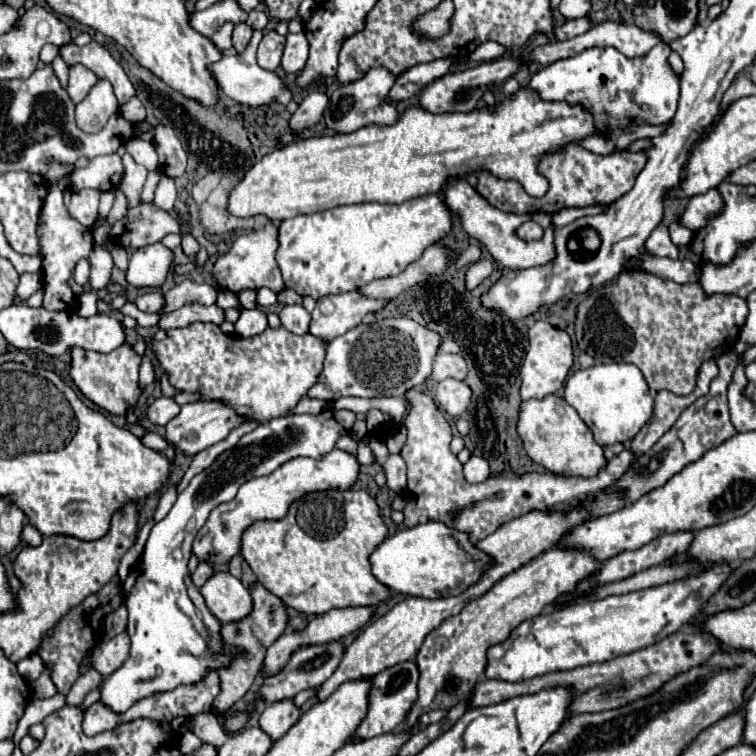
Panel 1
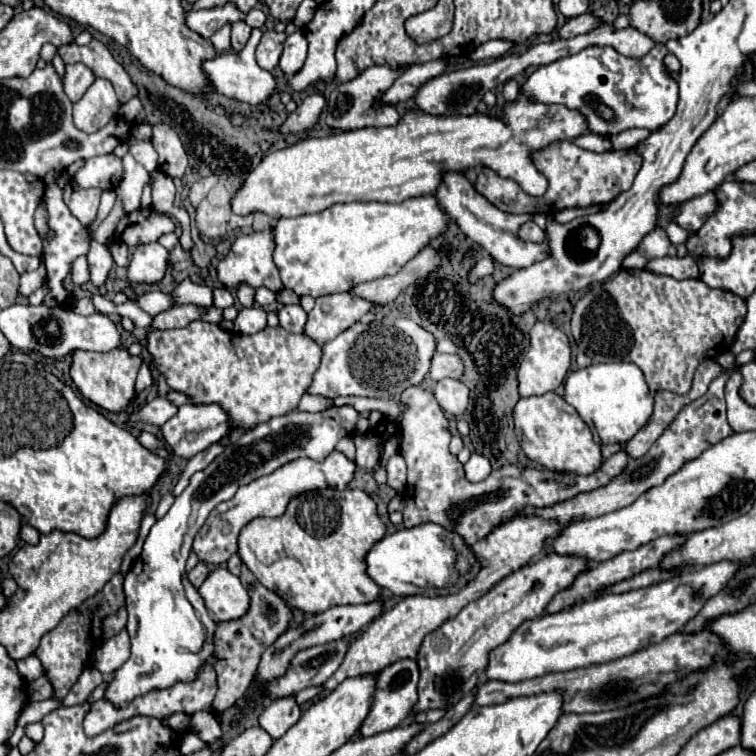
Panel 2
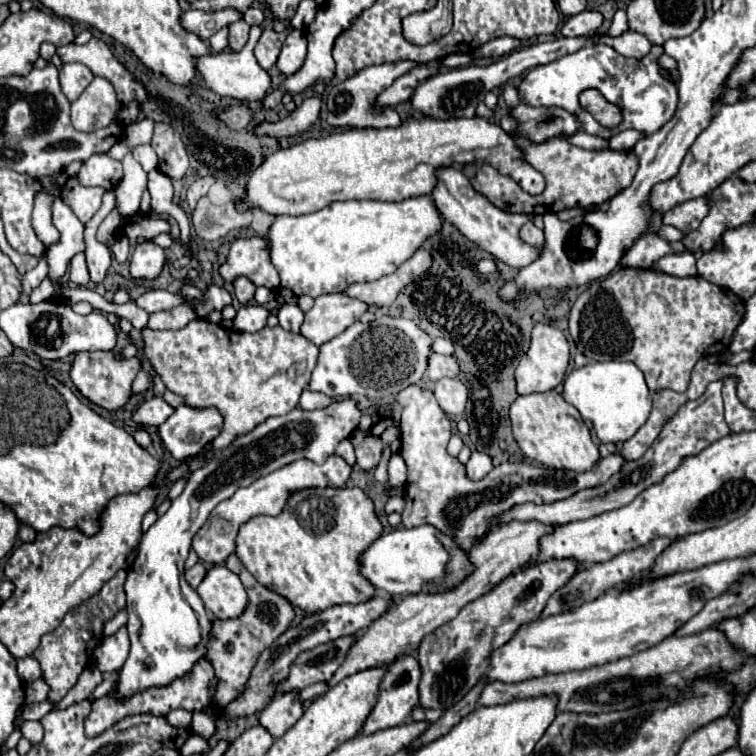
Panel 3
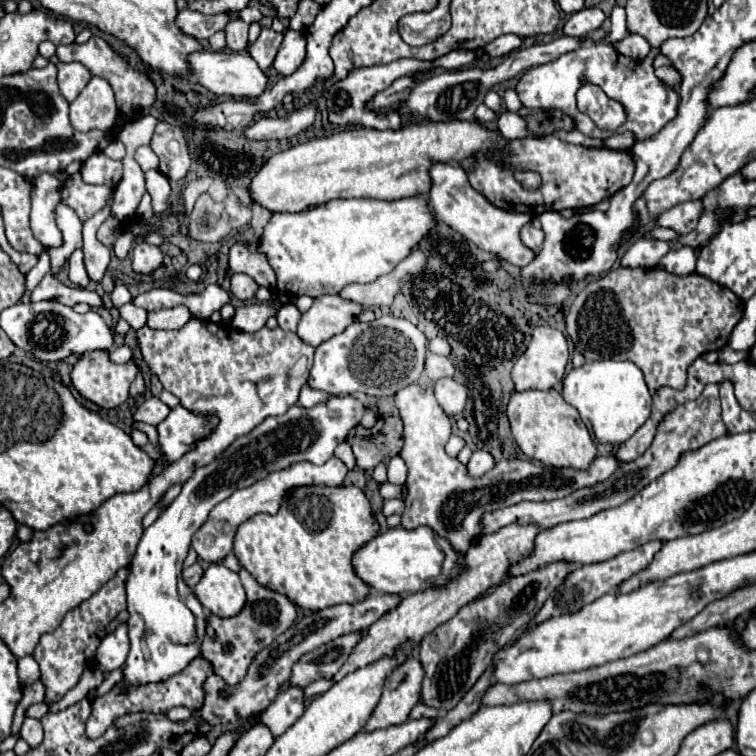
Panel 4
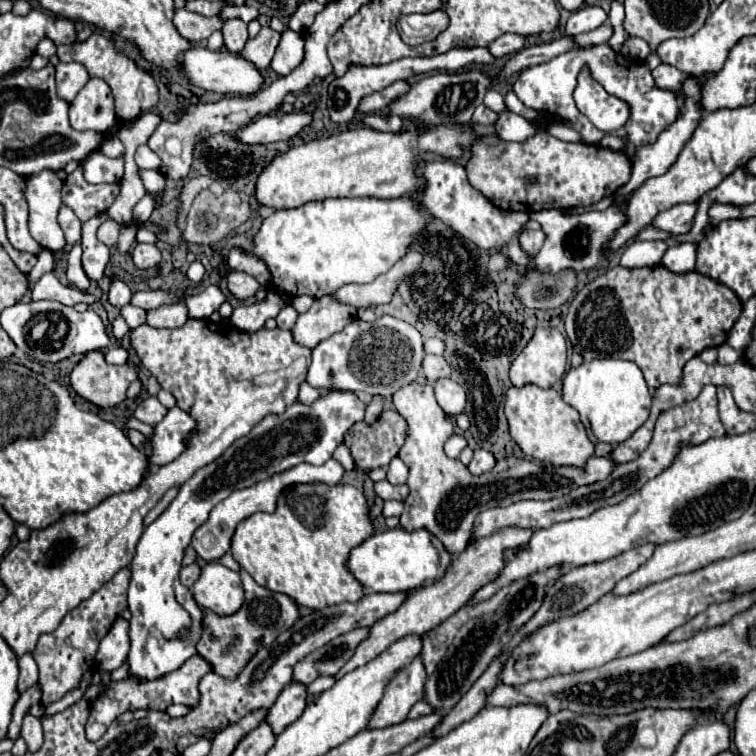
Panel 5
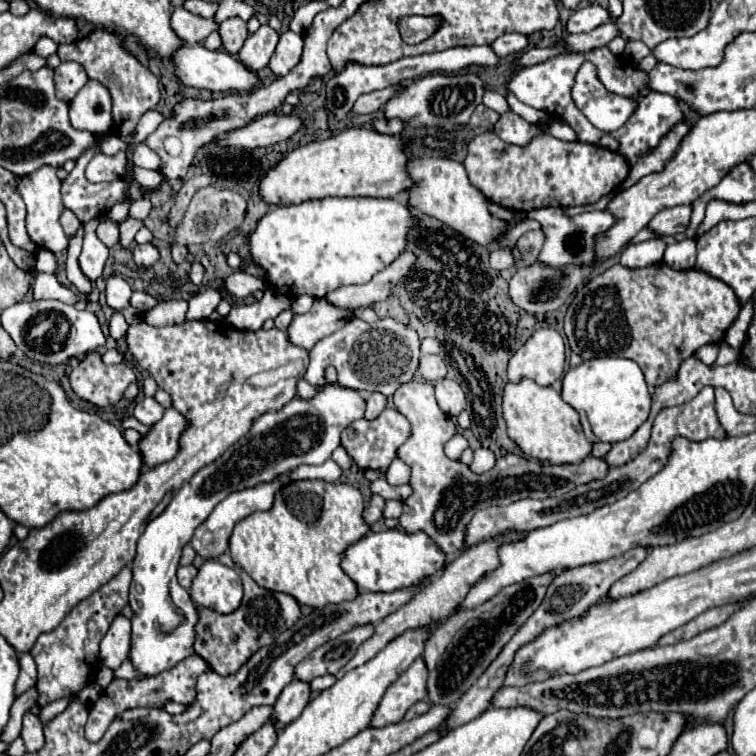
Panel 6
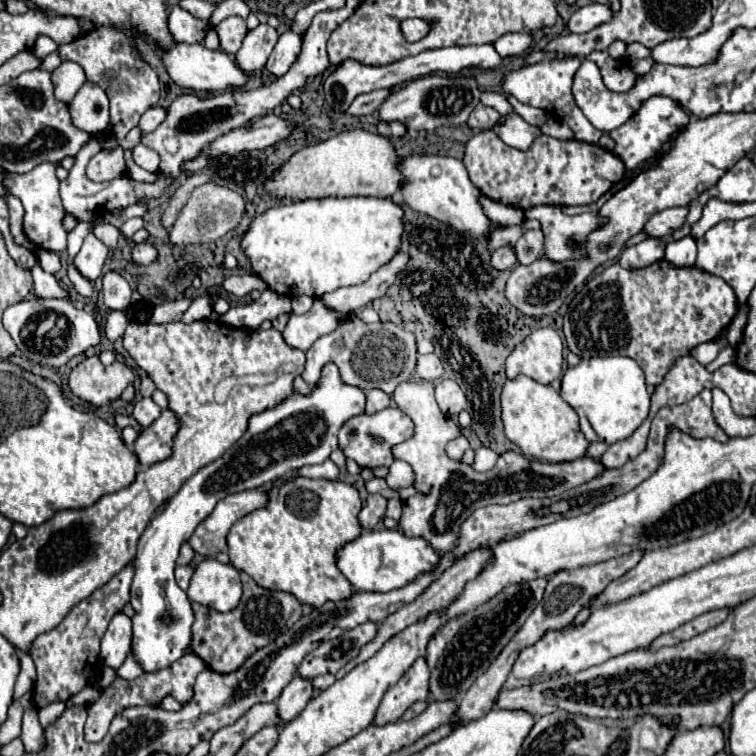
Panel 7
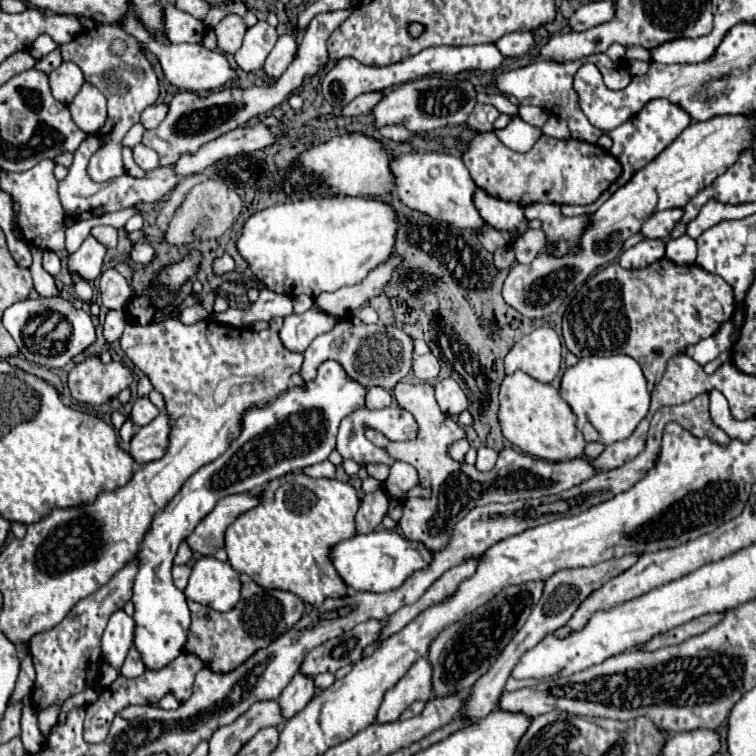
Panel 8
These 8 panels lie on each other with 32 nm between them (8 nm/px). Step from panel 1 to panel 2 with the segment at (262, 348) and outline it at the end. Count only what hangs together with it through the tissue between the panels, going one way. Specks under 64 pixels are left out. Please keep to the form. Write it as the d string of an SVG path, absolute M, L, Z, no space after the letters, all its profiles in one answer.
M194 320L180 330L150 330L146 338L148 338L146 348L152 356L154 366L158 368L160 364L164 370L170 370L170 372L160 372L166 378L170 390L186 394L192 404L218 404L228 414L228 422L230 422L228 434L218 440L218 444L222 446L230 442L230 432L234 432L236 428L250 430L256 424L266 422L268 418L284 416L296 410L302 394L308 390L312 382L312 374L316 366L320 366L320 350L322 350L308 336L286 332L280 326L276 328L266 326L256 334L236 334L236 332L226 332L218 324L210 324L204 320Z

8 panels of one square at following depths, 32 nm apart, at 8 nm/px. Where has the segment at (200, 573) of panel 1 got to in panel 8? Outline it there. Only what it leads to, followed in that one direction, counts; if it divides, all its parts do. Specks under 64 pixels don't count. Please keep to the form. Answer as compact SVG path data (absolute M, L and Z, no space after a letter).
M172 566L172 580L174 580L174 586L178 590L184 590L184 586L188 584L188 578L190 578L190 566Z

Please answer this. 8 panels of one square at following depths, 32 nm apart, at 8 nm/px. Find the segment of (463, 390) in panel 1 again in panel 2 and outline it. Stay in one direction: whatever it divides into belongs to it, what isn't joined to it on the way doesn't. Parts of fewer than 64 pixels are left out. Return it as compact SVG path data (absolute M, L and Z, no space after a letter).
M444 378L444 380L440 380L440 382L436 384L434 396L436 396L440 408L442 408L446 414L462 416L464 410L466 410L466 406L468 406L470 390L468 390L460 380Z

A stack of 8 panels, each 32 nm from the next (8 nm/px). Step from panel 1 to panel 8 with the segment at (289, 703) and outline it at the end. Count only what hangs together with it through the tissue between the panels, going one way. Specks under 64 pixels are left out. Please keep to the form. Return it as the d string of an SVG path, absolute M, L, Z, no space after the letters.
M298 672L278 698L278 704L282 708L282 716L292 718L296 712L300 712L312 700L314 694L316 694L314 678Z

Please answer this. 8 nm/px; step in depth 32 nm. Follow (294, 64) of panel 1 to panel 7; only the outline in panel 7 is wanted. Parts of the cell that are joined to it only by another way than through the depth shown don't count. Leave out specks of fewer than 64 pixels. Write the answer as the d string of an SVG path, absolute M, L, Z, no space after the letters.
M284 32L278 38L278 44L274 46L266 62L266 70L274 76L282 76L296 62L298 54L300 54L300 36L294 32Z

